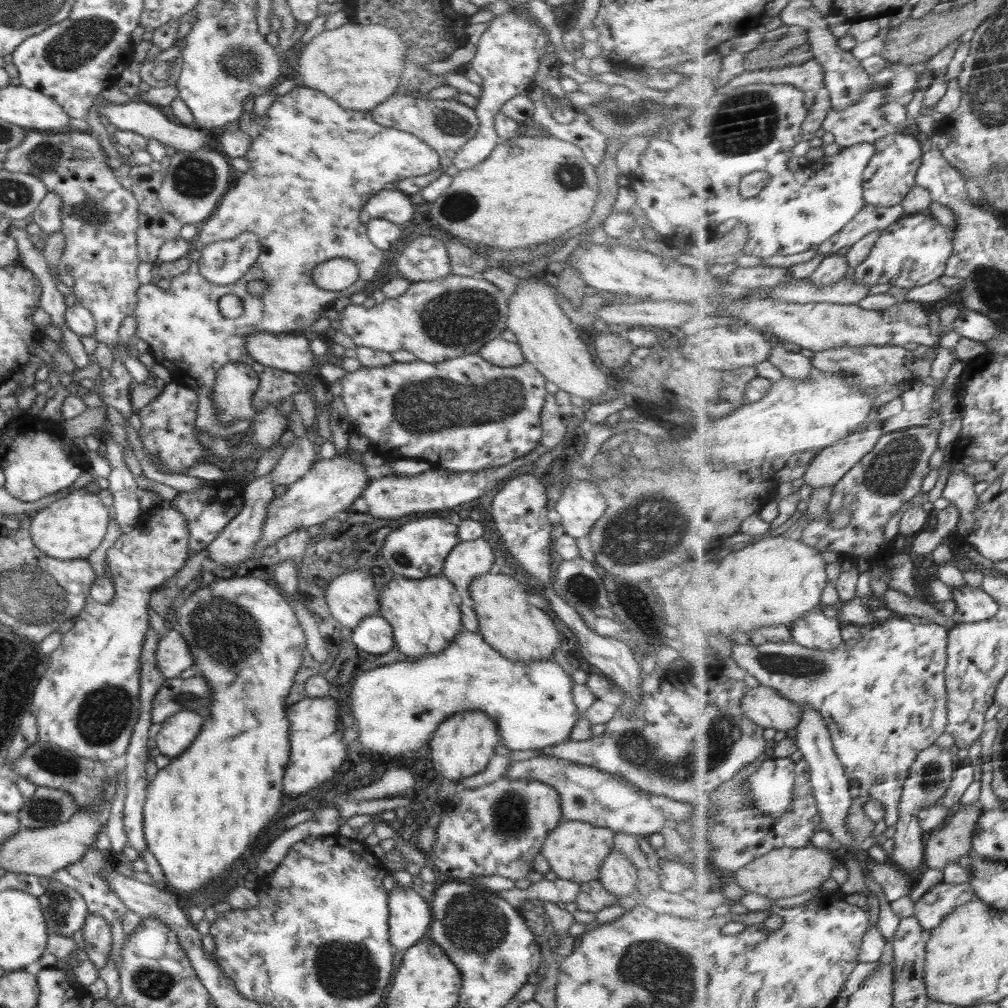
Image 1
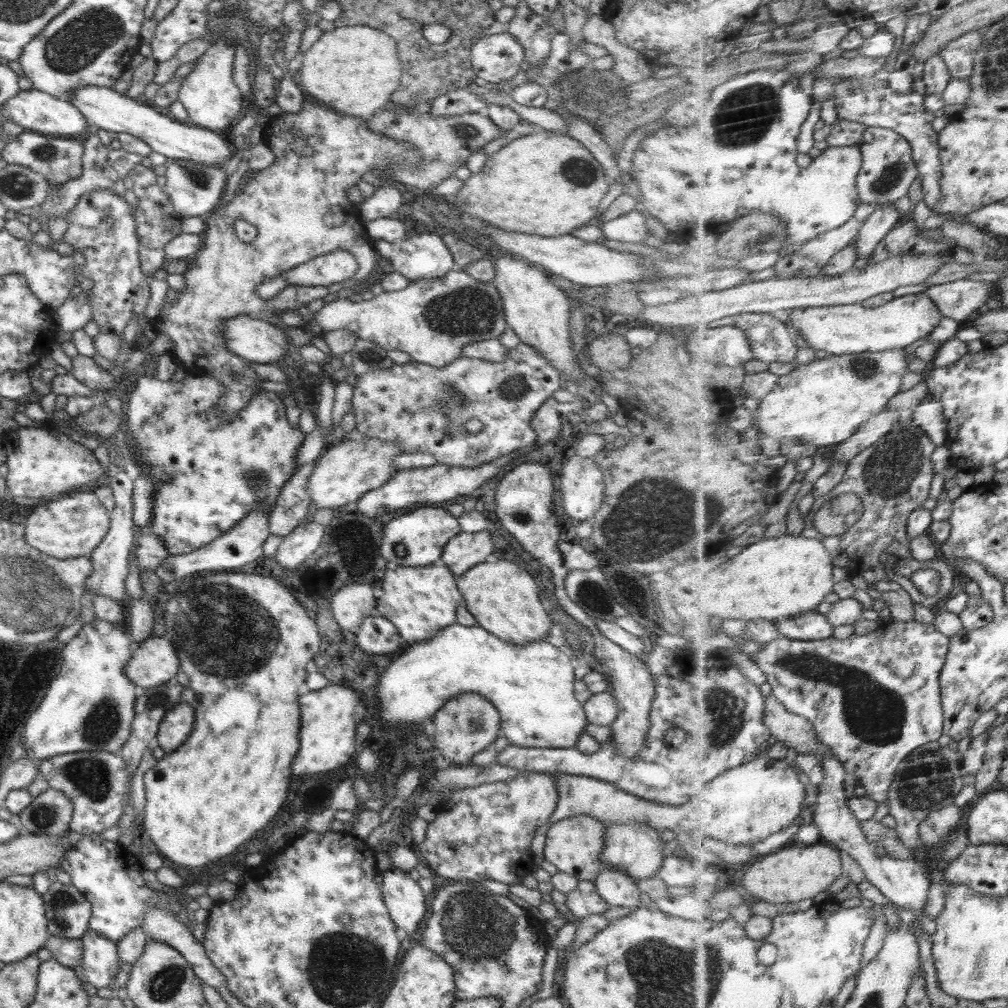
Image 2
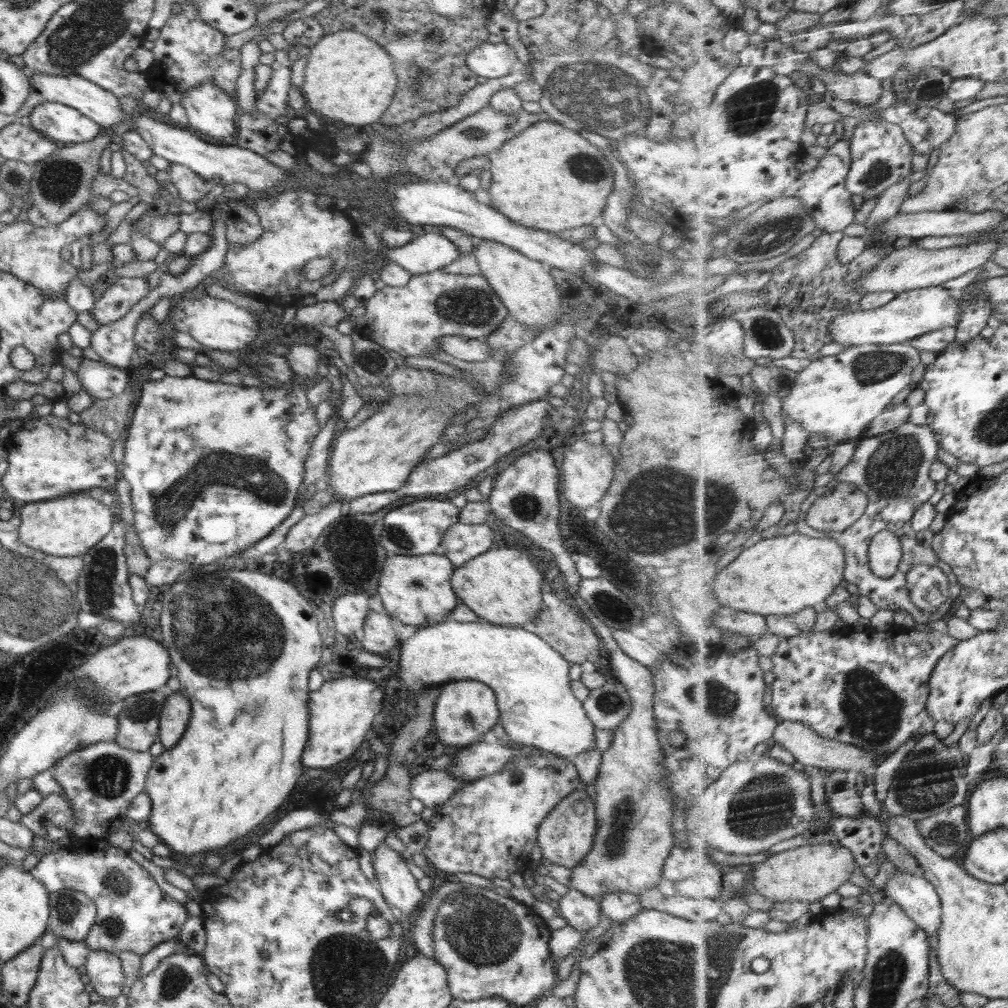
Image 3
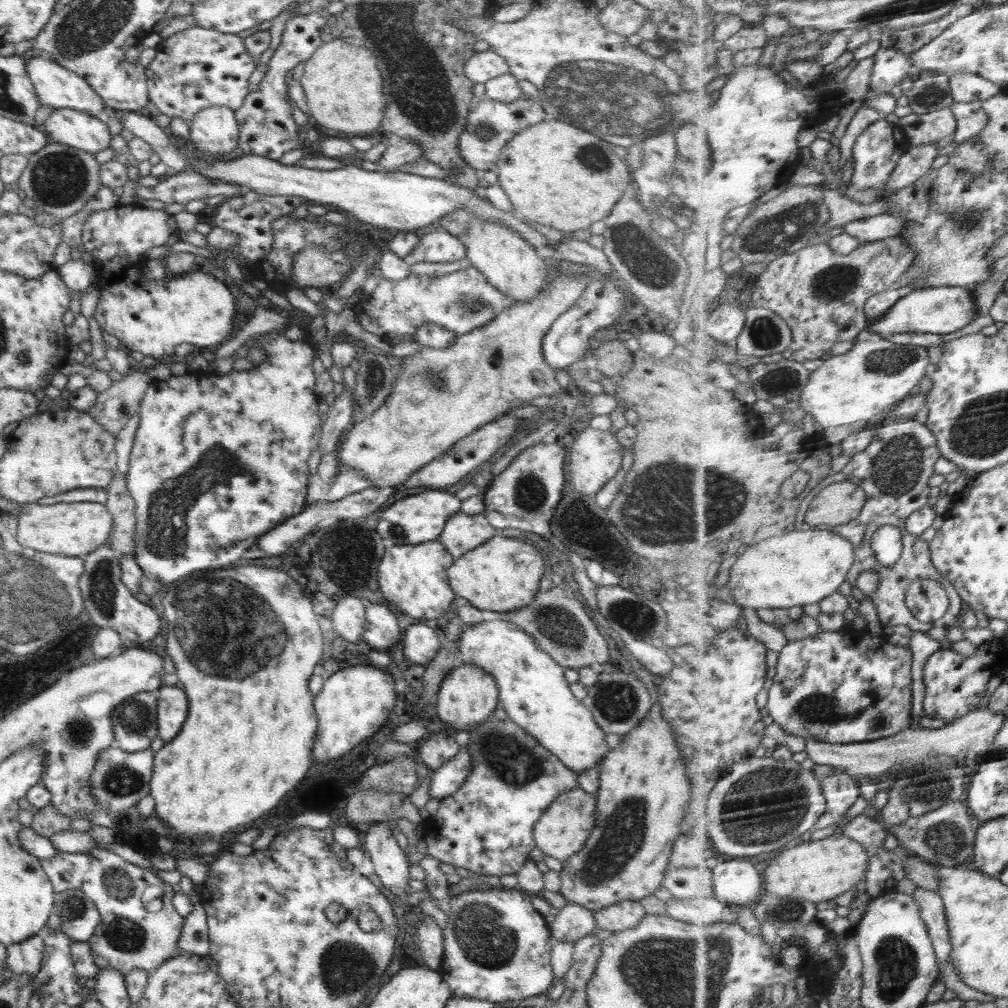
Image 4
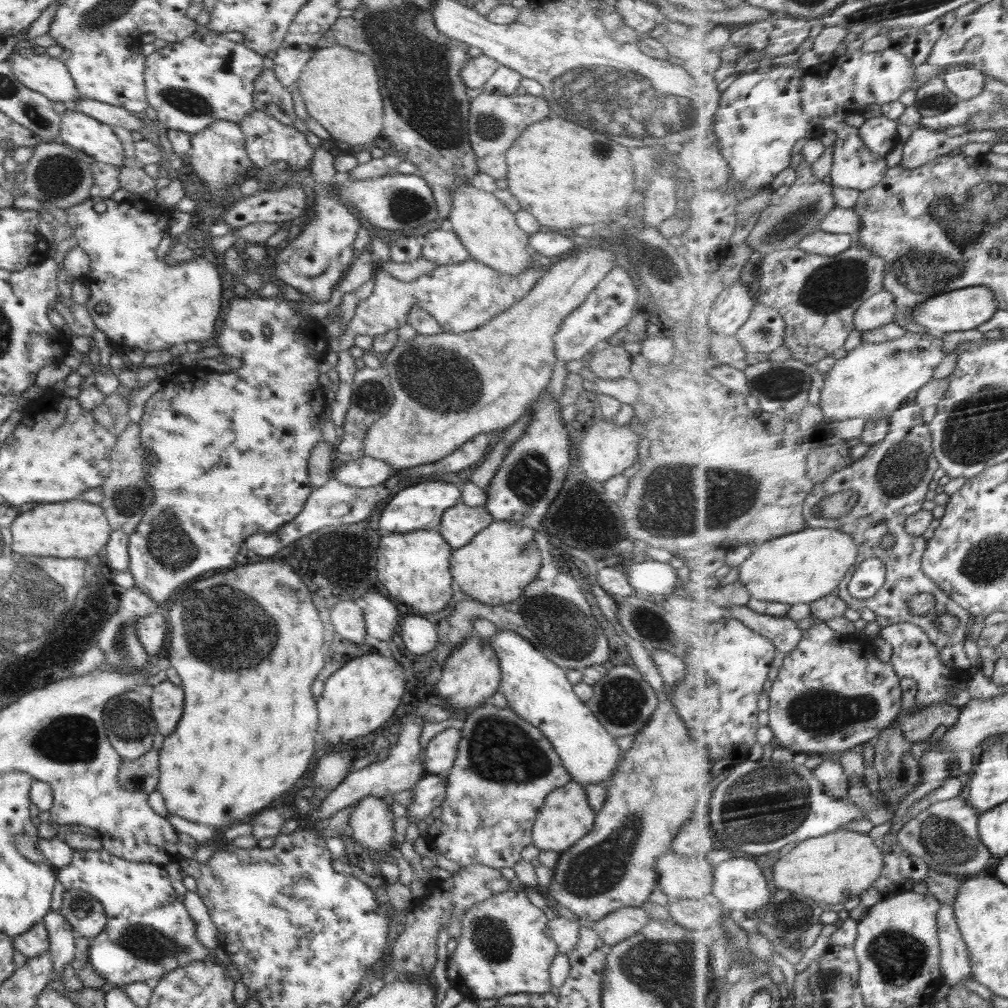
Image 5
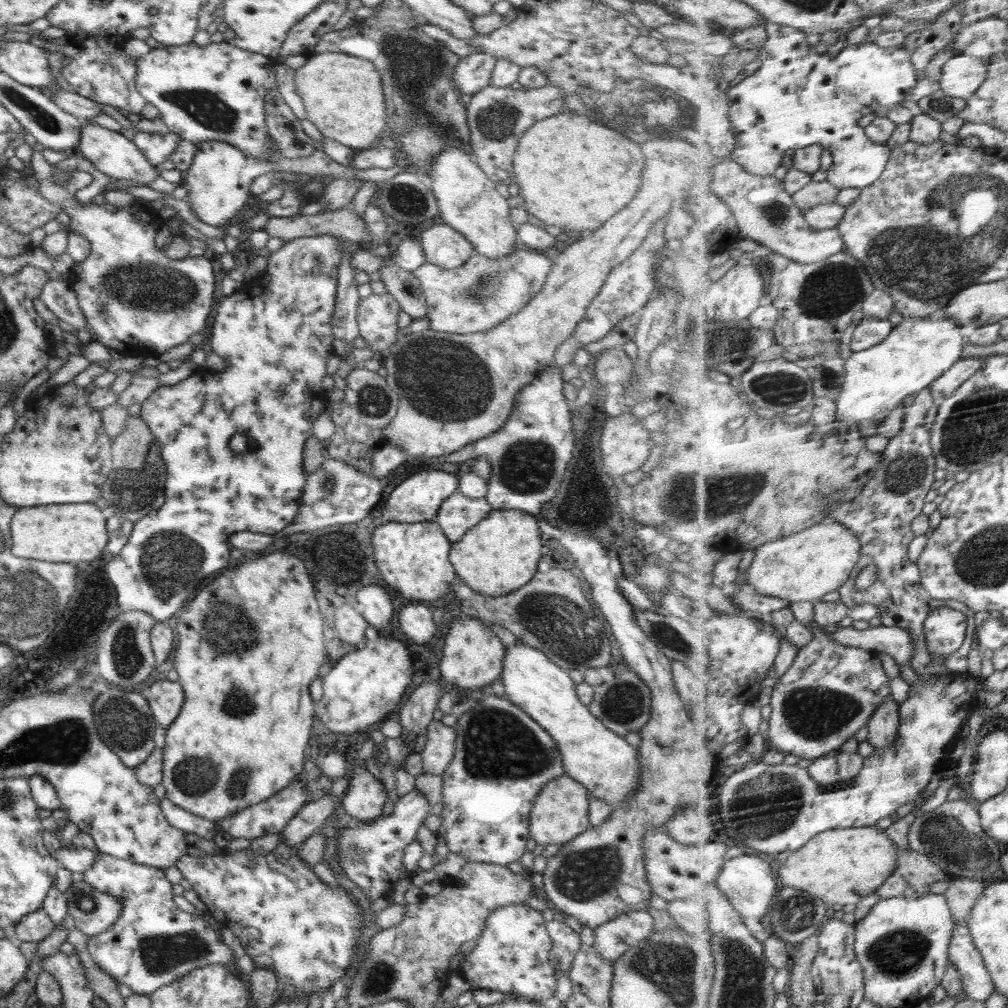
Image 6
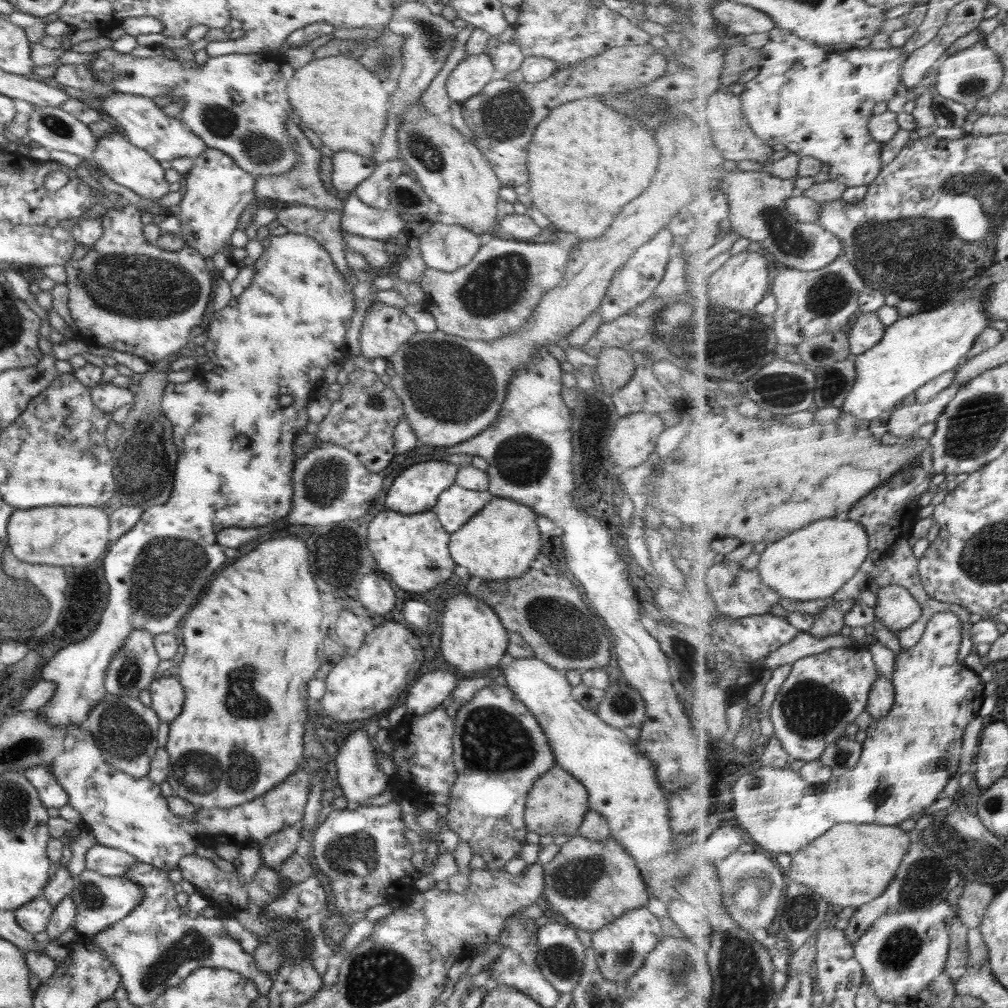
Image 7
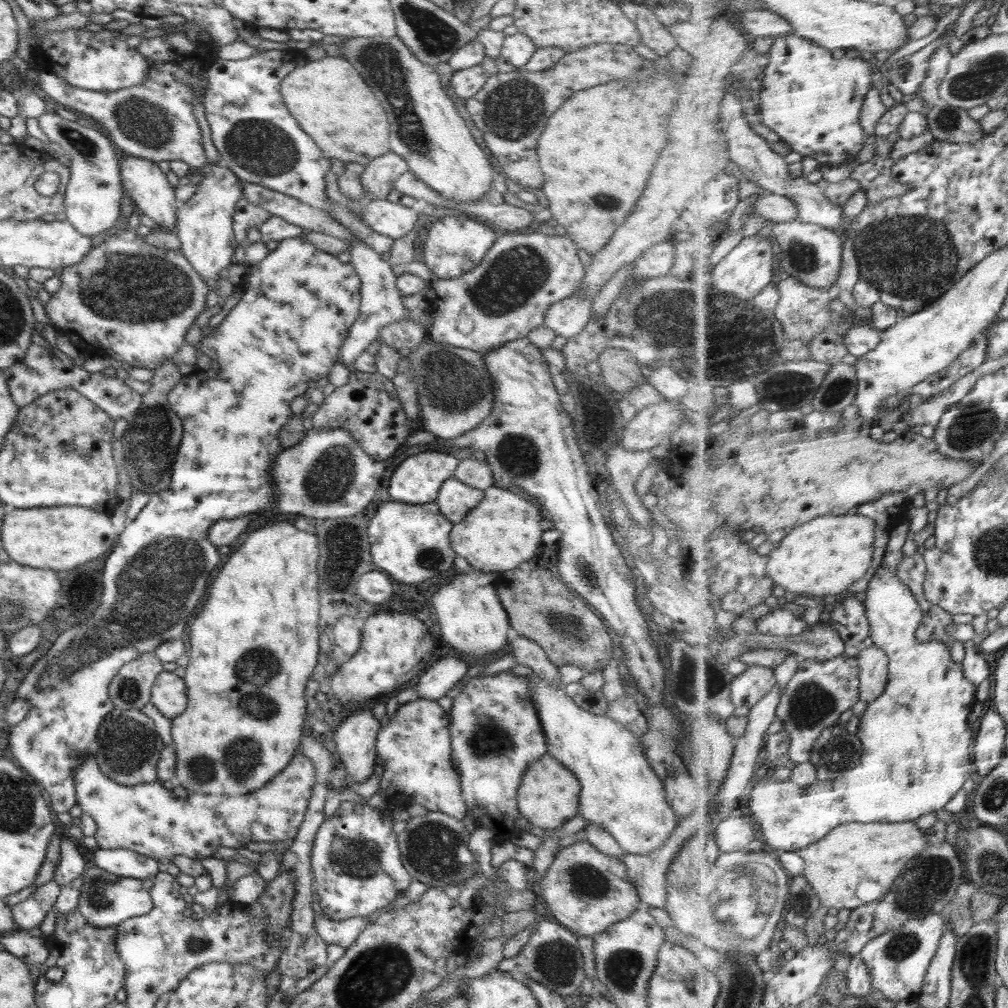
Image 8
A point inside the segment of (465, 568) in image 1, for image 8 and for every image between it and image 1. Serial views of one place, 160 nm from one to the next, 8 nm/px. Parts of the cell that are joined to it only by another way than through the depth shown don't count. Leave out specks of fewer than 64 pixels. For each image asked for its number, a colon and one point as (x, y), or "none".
2: (463, 551)
3: (461, 542)
4: (461, 533)
5: (459, 523)
6: (458, 513)
7: (455, 506)
8: (455, 499)

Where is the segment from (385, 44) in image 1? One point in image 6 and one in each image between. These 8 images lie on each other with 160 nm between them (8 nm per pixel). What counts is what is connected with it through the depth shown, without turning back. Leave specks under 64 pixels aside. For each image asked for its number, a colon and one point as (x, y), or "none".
2: (354, 69)
3: (348, 78)
4: (343, 88)
5: (339, 86)
6: (342, 94)

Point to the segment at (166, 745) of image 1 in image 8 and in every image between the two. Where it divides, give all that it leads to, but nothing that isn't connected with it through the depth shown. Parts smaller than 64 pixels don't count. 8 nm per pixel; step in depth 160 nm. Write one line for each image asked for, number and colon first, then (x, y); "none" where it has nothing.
2: (177, 724)
3: (174, 716)
4: (172, 704)
5: (167, 700)
6: (165, 697)
7: (167, 695)
8: (168, 694)

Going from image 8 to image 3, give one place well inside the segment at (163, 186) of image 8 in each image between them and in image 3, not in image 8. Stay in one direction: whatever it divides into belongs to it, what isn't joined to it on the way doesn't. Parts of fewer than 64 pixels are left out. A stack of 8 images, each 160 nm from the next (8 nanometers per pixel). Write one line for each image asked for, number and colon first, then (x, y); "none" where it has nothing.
3: (65, 125)
4: (66, 126)
5: (89, 136)
6: (115, 155)
7: (126, 164)

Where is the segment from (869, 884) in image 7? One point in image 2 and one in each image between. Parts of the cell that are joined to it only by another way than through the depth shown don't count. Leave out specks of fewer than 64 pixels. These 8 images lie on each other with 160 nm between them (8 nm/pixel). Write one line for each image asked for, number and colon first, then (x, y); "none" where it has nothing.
2: (799, 872)
3: (809, 873)
4: (822, 870)
5: (834, 868)
6: (844, 866)

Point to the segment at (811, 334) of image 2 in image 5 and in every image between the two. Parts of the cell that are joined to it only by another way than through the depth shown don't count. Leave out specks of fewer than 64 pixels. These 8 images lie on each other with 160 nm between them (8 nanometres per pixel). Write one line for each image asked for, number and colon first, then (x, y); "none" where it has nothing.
3: (913, 313)
4: (940, 310)
5: (968, 308)

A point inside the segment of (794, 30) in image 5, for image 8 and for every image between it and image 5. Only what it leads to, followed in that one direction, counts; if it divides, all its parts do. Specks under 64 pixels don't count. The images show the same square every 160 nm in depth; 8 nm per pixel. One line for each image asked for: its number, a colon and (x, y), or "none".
6: (796, 99)
7: (817, 103)
8: (814, 102)

